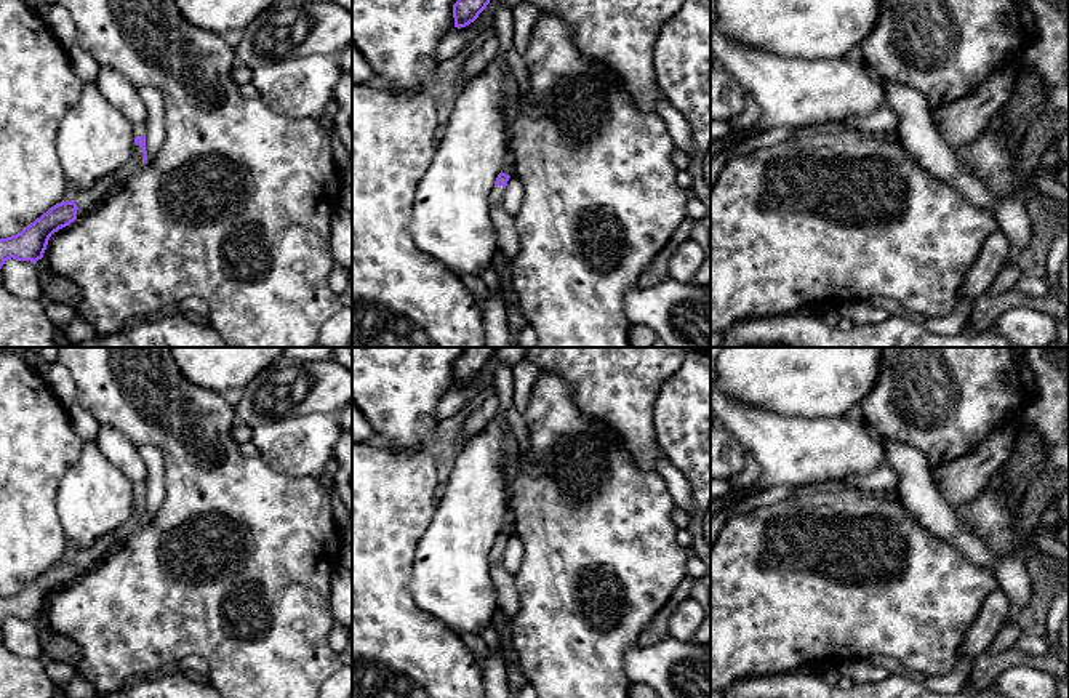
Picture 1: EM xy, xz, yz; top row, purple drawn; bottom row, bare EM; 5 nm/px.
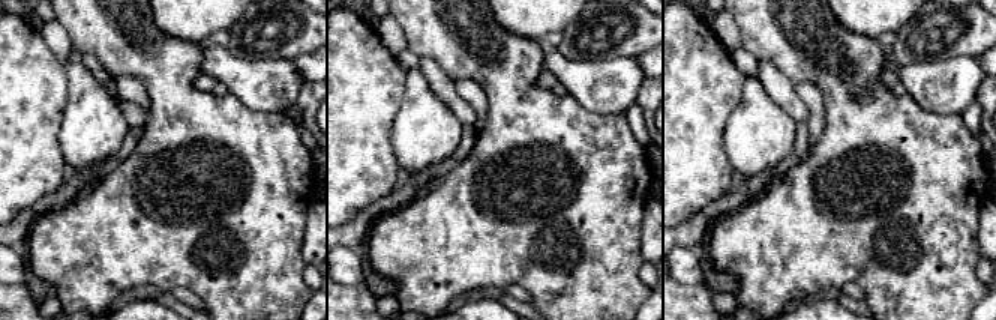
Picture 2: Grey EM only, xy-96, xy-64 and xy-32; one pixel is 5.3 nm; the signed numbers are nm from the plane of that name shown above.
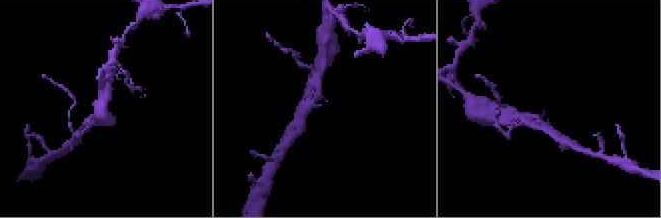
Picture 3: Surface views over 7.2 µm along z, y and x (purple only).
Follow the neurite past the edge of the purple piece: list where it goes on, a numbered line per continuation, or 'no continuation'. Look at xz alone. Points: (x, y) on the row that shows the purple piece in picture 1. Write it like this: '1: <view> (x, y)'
1: xz (504, 224)

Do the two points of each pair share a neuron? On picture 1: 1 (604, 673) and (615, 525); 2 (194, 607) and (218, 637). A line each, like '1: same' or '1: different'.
1: same
2: same

